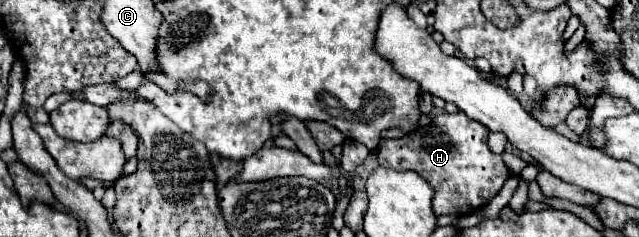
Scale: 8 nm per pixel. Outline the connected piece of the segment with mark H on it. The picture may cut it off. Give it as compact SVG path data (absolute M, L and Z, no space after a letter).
M464 112L438 114L426 128L412 132L400 140L382 140L378 146L378 162L392 170L412 170L420 174L436 192L436 216L468 216L486 206L504 186L510 170L500 154L488 148L490 130L468 118Z

